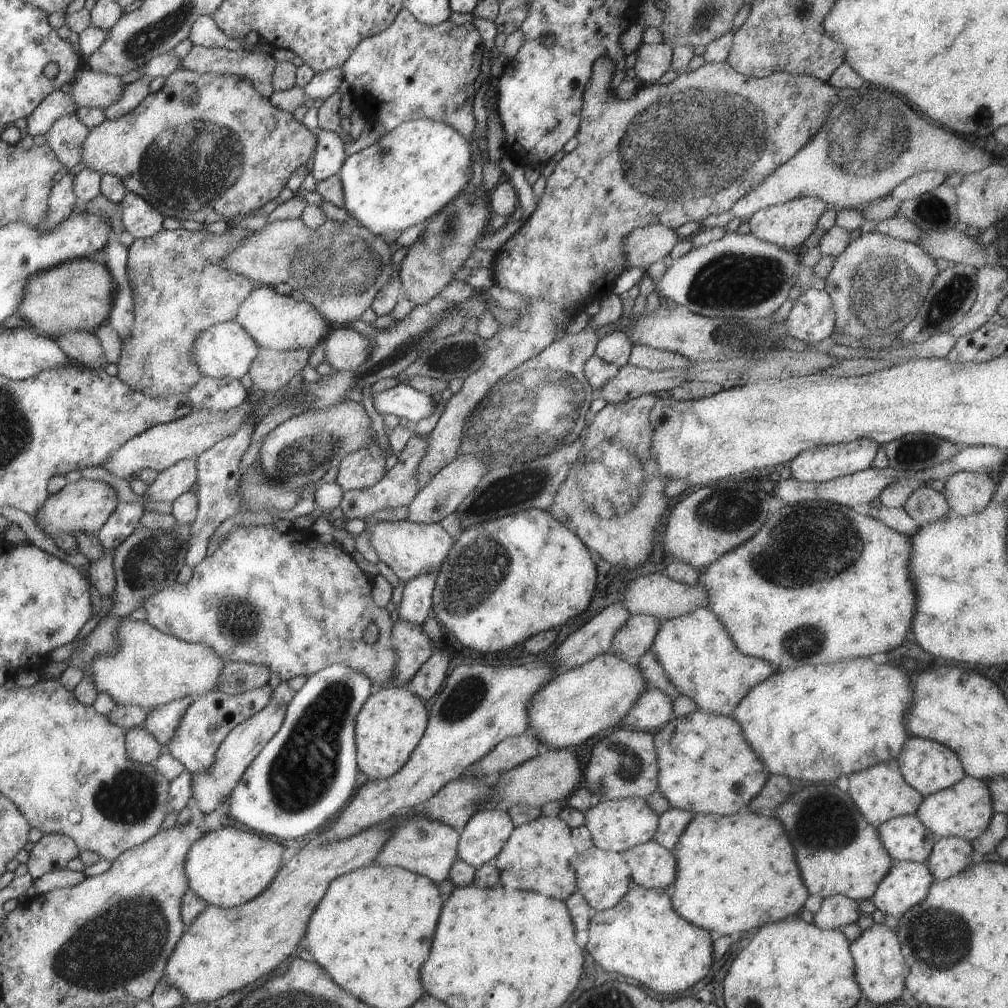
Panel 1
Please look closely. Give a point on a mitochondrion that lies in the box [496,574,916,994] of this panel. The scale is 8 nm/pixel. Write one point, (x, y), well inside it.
(836, 830)

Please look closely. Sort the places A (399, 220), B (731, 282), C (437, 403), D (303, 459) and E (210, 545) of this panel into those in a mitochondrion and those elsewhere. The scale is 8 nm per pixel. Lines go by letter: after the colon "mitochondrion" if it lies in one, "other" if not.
A: other
B: mitochondrion
C: other
D: mitochondrion
E: other

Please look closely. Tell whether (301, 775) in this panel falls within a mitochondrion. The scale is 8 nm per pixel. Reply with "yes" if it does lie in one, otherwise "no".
yes

